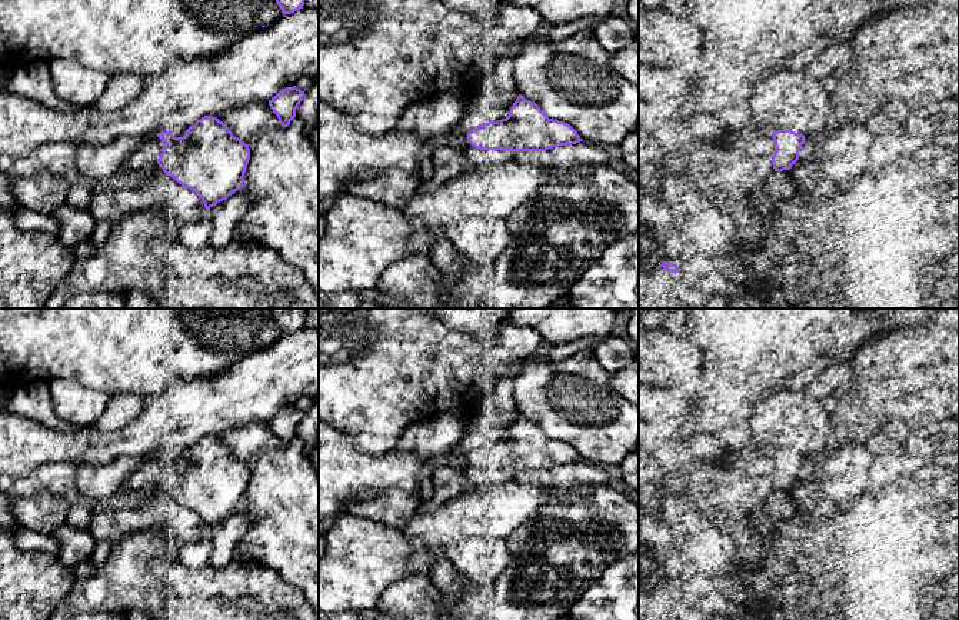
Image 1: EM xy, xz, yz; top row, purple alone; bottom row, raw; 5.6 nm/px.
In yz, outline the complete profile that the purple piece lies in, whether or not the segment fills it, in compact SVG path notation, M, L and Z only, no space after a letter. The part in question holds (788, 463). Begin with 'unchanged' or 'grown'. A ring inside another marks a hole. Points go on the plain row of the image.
unchanged; M792 450L772 451L775 460L775 473L772 476L772 484L775 491L790 490L799 480L799 471L805 463L805 456Z

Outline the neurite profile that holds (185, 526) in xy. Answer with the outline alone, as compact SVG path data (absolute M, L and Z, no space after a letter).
M163 490L146 494L134 507L93 511L87 531L96 541L107 540L113 544L159 524L166 524L169 534L180 546L197 541L207 531L193 510L183 507Z

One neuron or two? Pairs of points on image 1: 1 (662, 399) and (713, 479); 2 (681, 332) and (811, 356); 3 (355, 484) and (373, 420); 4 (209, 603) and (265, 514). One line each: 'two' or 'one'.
1: one
2: two
3: two
4: two

